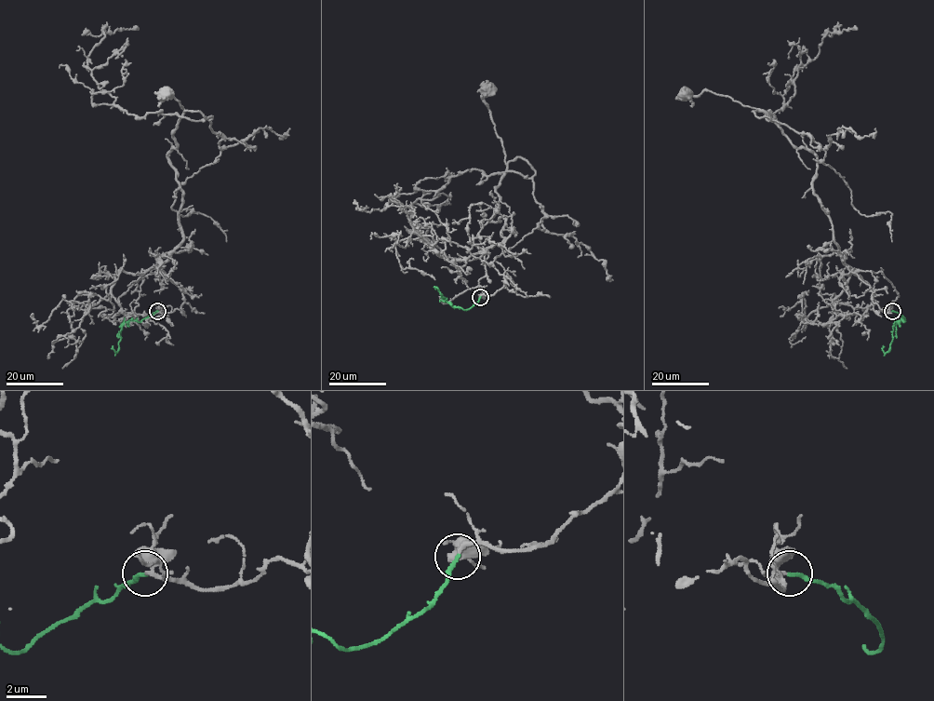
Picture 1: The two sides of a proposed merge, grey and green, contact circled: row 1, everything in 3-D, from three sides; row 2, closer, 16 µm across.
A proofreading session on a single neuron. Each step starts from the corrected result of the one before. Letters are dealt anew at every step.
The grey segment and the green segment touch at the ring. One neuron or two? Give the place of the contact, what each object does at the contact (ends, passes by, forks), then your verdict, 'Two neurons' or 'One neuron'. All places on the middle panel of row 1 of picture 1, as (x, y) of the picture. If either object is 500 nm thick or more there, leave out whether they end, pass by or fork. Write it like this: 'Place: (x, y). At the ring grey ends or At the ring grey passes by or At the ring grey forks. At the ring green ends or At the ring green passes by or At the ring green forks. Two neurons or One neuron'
Place: (480, 297). At the ring grey passes by. At the ring green ends. One neuron

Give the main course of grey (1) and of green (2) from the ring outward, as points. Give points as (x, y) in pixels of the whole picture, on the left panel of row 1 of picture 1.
1: (157, 310), (181, 311), (184, 301), (162, 274), (183, 239), (182, 193), (168, 157), (184, 110), (165, 94)
2: (157, 310), (140, 322), (125, 321), (115, 353), (112, 345)

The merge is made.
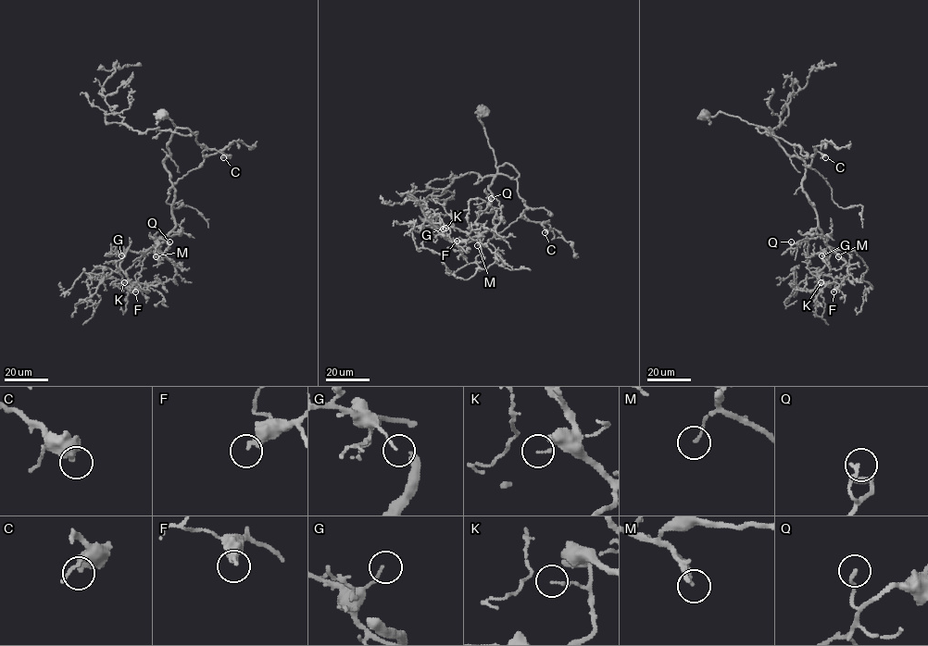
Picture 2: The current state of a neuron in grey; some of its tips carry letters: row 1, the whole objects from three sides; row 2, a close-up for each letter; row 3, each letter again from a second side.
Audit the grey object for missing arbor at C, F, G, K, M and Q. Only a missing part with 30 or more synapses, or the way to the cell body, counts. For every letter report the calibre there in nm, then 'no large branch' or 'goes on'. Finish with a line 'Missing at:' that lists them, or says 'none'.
C: calibre 500 nm; no large branch
F: calibre 360 nm; no large branch
G: calibre 110 nm; no large branch
K: calibre 60 nm; no large branch
M: calibre 120 nm; no large branch
Q: calibre 180 nm; no large branch
Missing at: none

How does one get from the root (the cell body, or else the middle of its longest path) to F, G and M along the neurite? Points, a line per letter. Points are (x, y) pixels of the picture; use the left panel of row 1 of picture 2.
F: (161, 115), (176, 127), (168, 145), (170, 155), (164, 160), (175, 190), (175, 228), (141, 256), (135, 291)
G: (161, 115), (176, 127), (164, 160), (175, 190), (175, 228), (160, 243), (121, 255)
M: (161, 115), (176, 127), (168, 145), (170, 155), (164, 160), (175, 190), (175, 228), (156, 256)

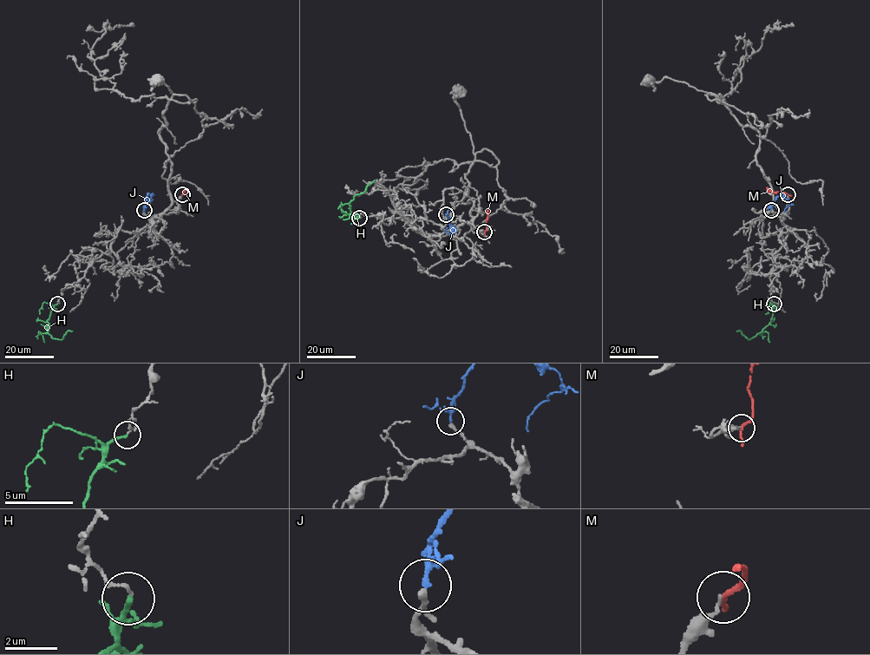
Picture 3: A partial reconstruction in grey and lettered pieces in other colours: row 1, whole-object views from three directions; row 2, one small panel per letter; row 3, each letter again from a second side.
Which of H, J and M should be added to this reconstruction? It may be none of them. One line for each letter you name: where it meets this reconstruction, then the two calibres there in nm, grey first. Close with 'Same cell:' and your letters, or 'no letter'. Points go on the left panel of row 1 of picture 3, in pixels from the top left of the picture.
J: (144, 210) | 240/120 nm
Same cell: J

